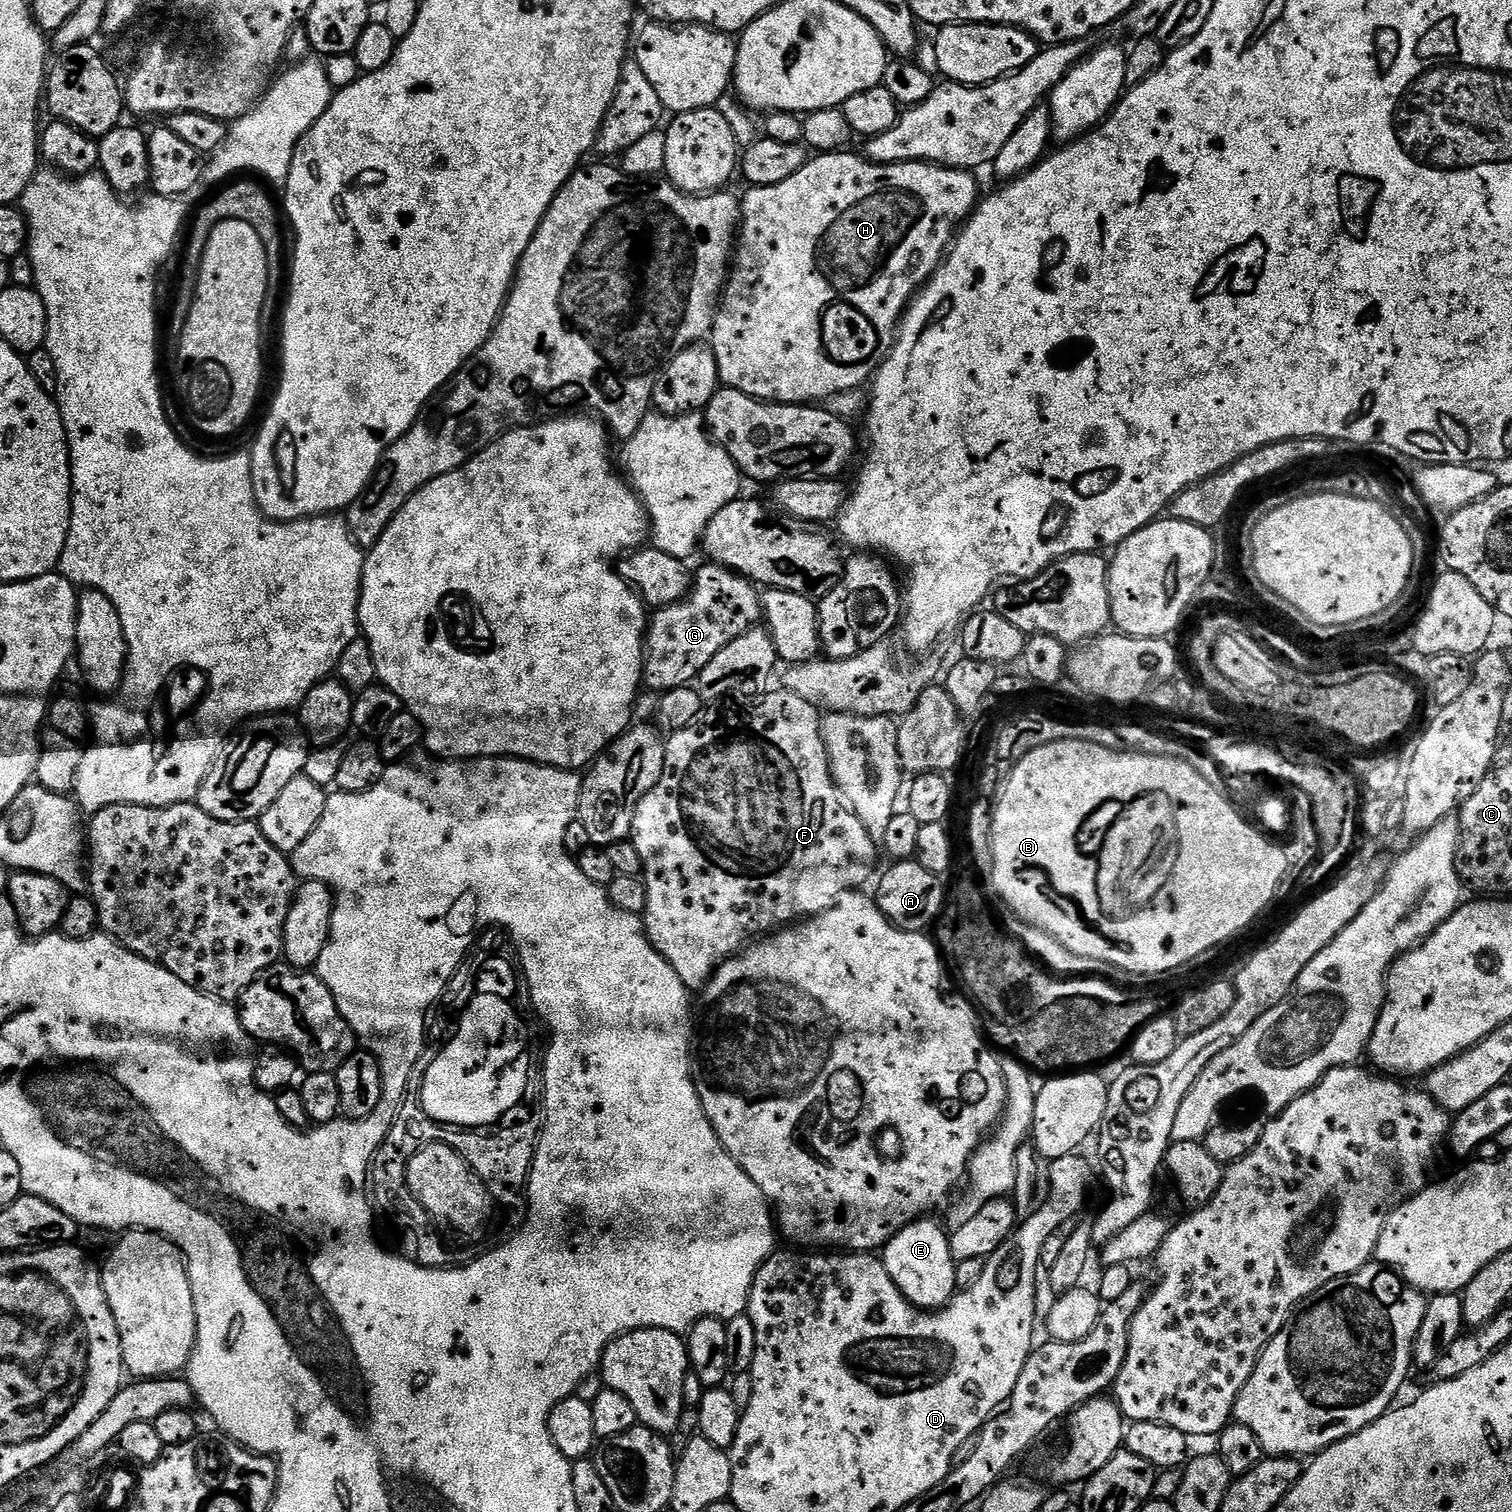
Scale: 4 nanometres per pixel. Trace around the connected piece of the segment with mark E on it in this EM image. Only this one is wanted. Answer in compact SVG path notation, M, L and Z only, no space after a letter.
M921 1218L894 1234L882 1249L884 1268L898 1286L898 1290L921 1310L943 1308L958 1289L956 1286L957 1261L952 1259L949 1233L943 1232L932 1218Z

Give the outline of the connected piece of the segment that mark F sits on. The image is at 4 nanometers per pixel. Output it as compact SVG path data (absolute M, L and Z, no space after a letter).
M769 691L759 703L752 706L757 708L750 709L745 716L739 716L736 712L708 710L686 730L671 733L664 745L662 778L656 783L654 790L650 790L650 794L646 794L642 802L638 802L638 810L634 814L630 839L634 850L638 850L638 855L642 858L642 879L644 889L648 892L646 910L642 917L644 931L648 934L649 942L658 950L658 954L662 954L662 958L666 958L666 962L674 966L678 978L682 978L689 990L703 989L716 973L716 969L725 960L737 955L753 938L783 929L793 922L803 921L834 907L836 901L847 892L863 889L863 884L868 879L871 881L877 871L877 841L872 840L870 834L866 834L866 826L858 822L851 808L842 806L836 783L832 780L832 768L828 765L828 751L820 729L821 713L807 700L792 692L777 691Z

